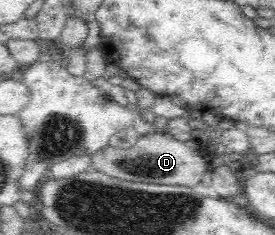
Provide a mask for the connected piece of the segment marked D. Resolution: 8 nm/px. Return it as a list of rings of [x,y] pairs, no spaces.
[[[168,133],[146,134],[129,149],[107,146],[92,157],[92,165],[94,171],[122,181],[201,188],[202,178],[213,168],[209,159],[201,157],[200,149],[194,142],[179,142]]]

